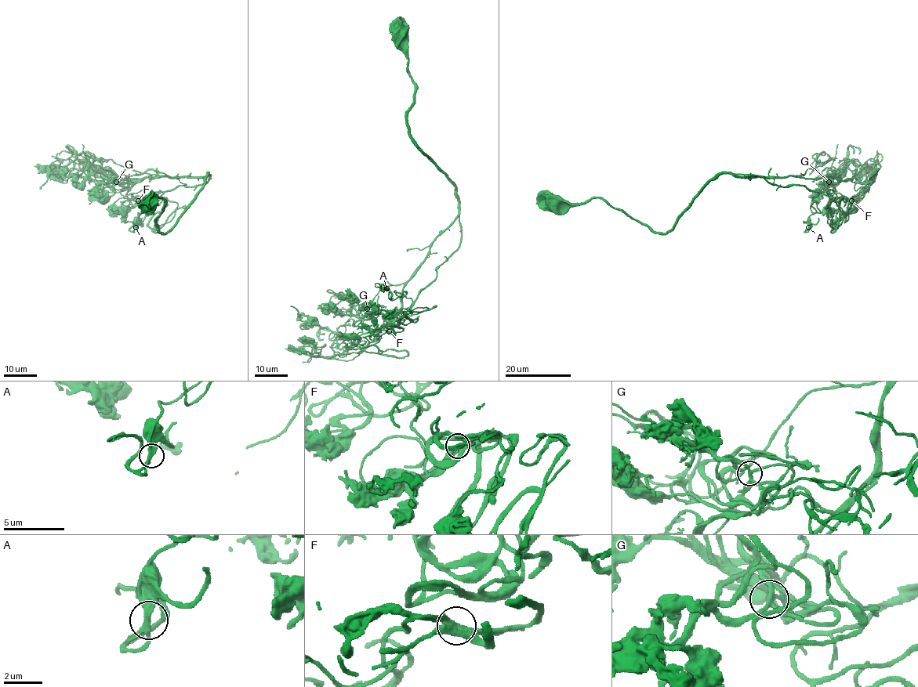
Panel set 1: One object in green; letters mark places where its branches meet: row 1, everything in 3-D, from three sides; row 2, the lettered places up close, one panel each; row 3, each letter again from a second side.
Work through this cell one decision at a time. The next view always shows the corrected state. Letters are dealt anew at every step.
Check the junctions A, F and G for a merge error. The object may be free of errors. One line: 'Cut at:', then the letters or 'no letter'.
Cut at: no letter

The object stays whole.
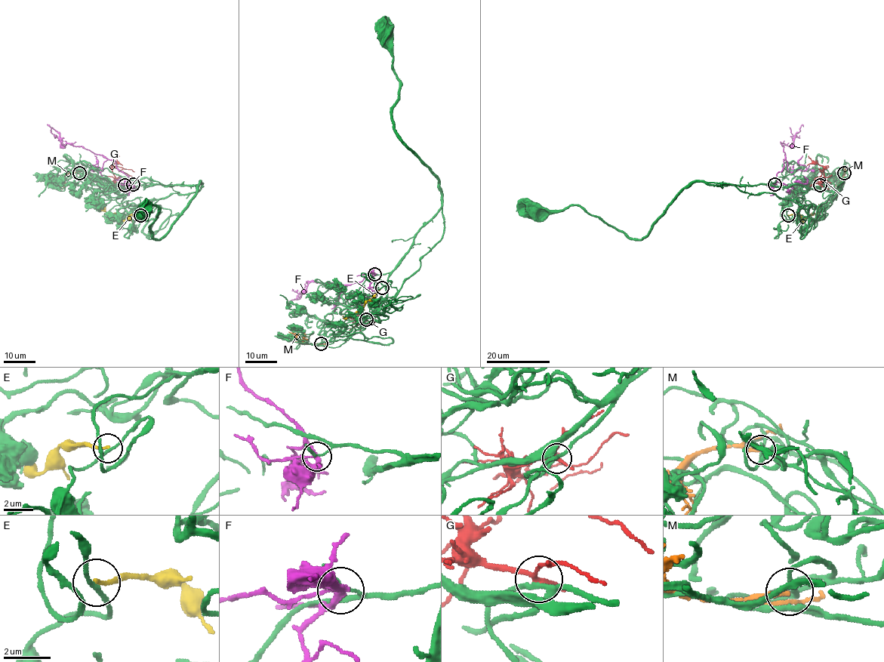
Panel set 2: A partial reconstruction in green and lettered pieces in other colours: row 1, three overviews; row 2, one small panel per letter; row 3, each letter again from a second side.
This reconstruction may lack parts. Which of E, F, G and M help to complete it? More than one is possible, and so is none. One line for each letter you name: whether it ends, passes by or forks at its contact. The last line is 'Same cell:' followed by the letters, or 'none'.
Same cell: none

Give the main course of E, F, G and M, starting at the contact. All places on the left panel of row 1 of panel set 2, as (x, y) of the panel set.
E: (140, 215), (131, 214), (124, 220), (118, 215), (106, 213), (101, 204)
F: (133, 184), (117, 167), (114, 160), (93, 154), (81, 146), (61, 144), (60, 135), (47, 124)
G: (124, 185), (116, 181), (112, 172), (113, 167), (140, 182)
M: (80, 173), (68, 173), (52, 180), (47, 177)

